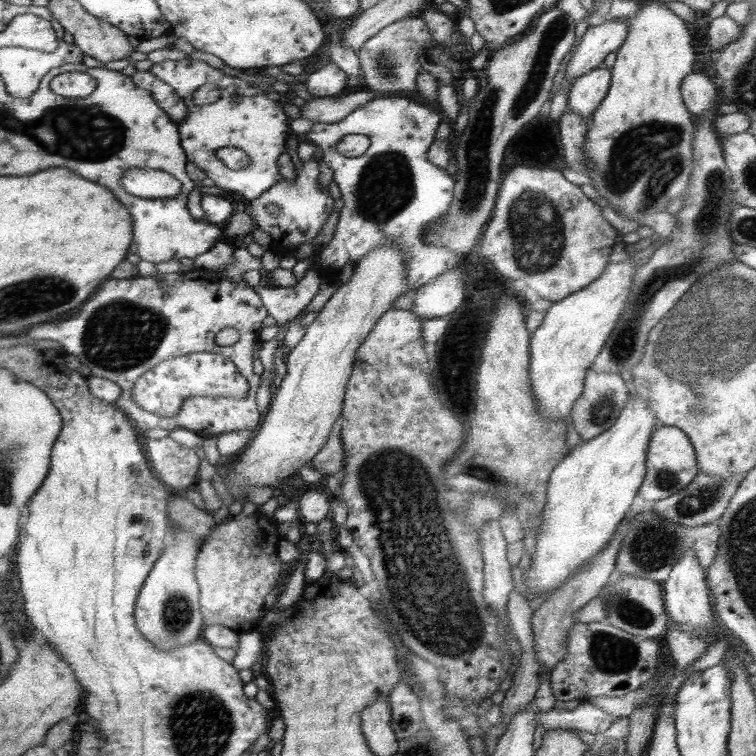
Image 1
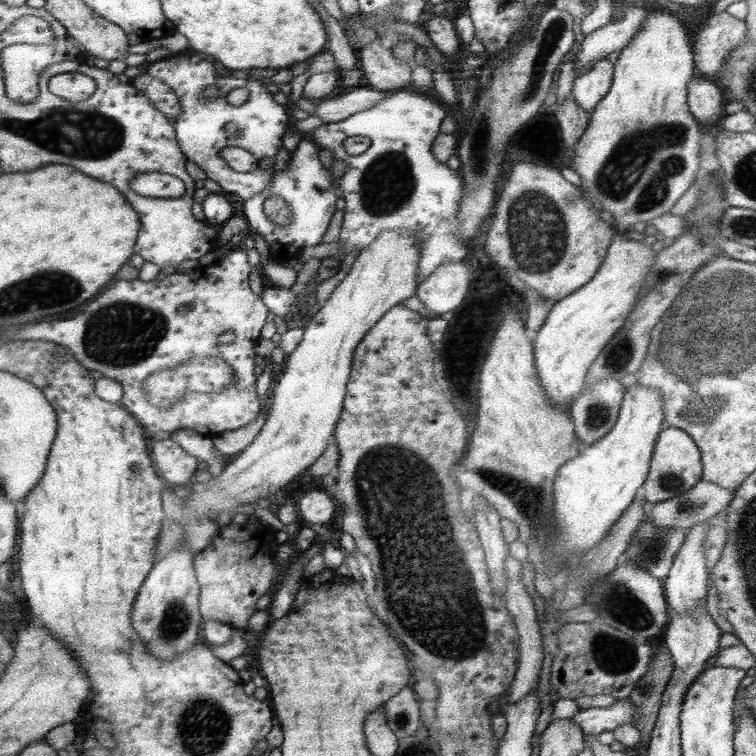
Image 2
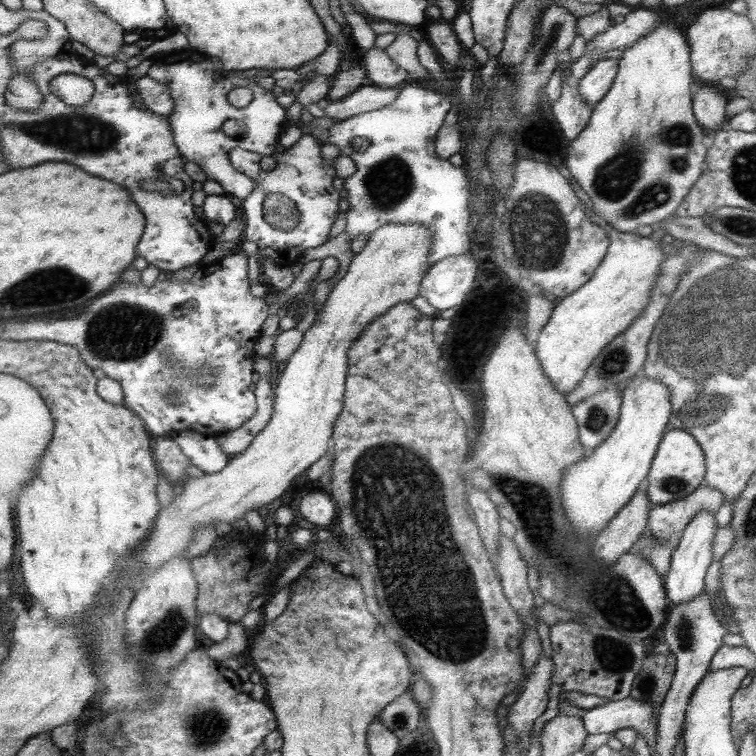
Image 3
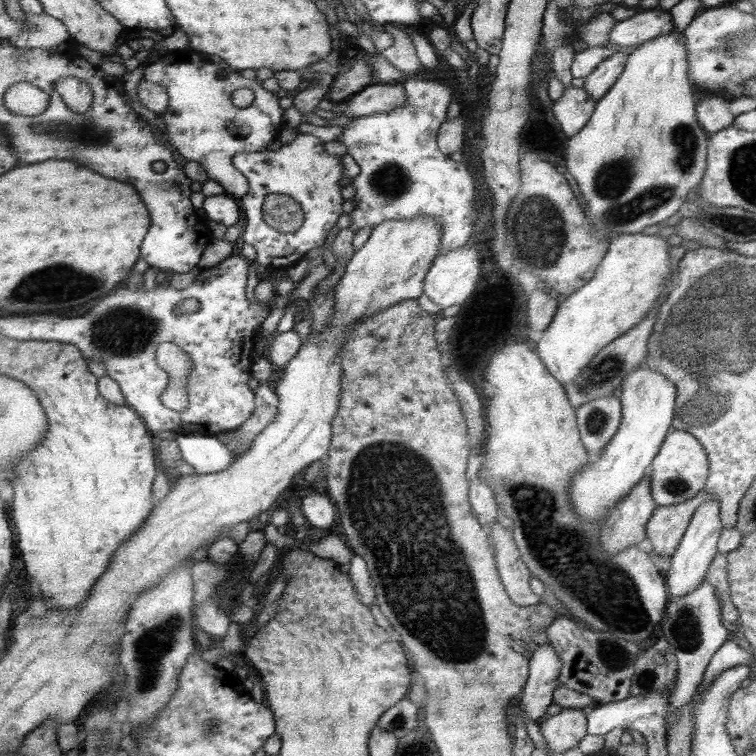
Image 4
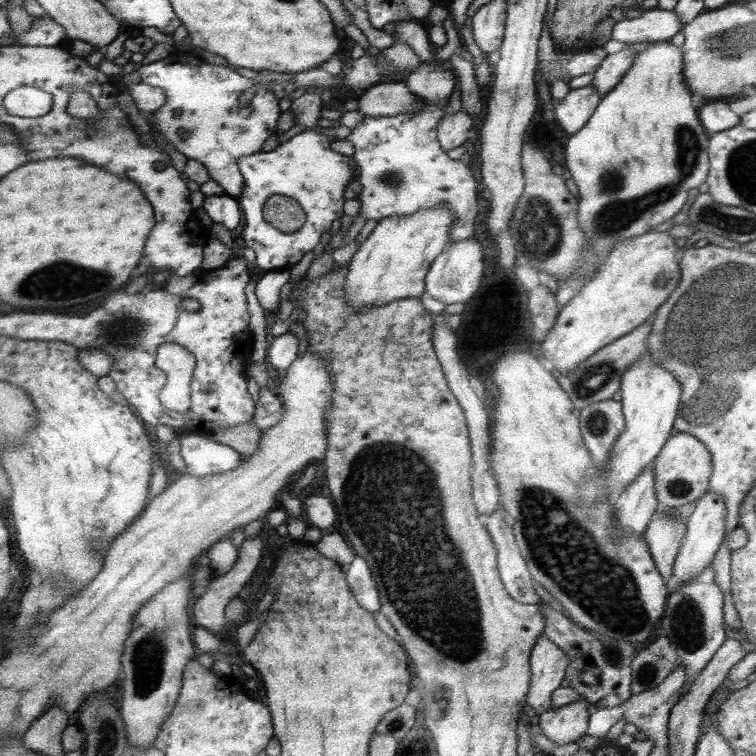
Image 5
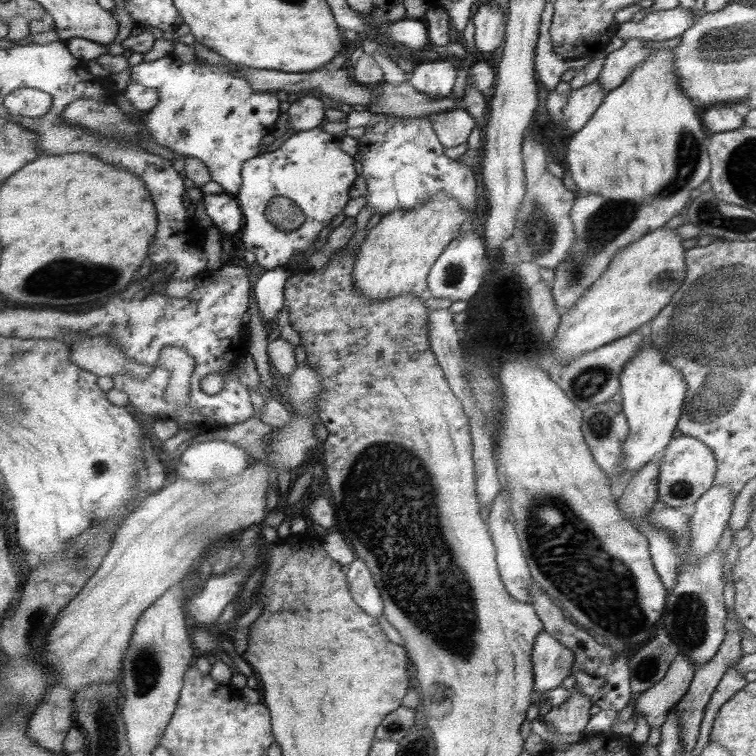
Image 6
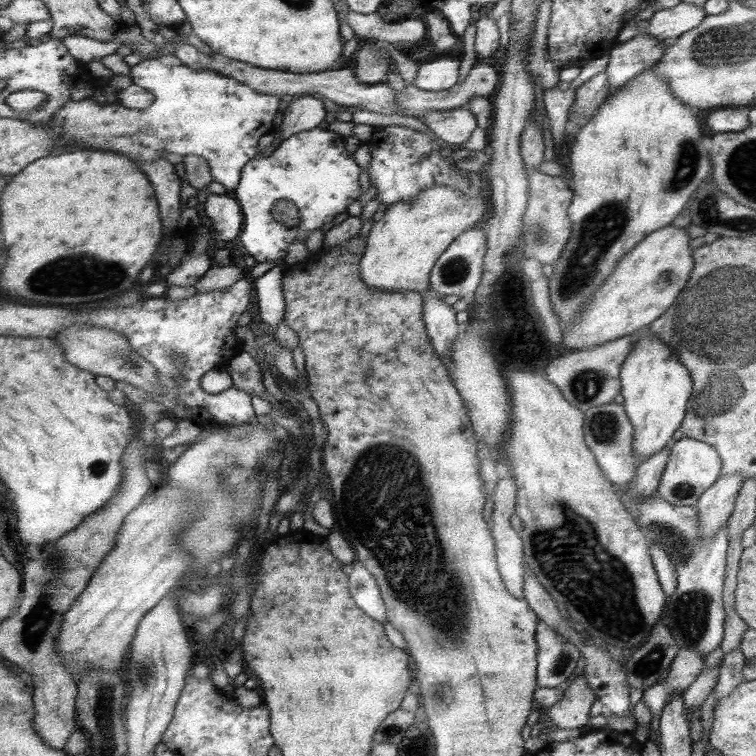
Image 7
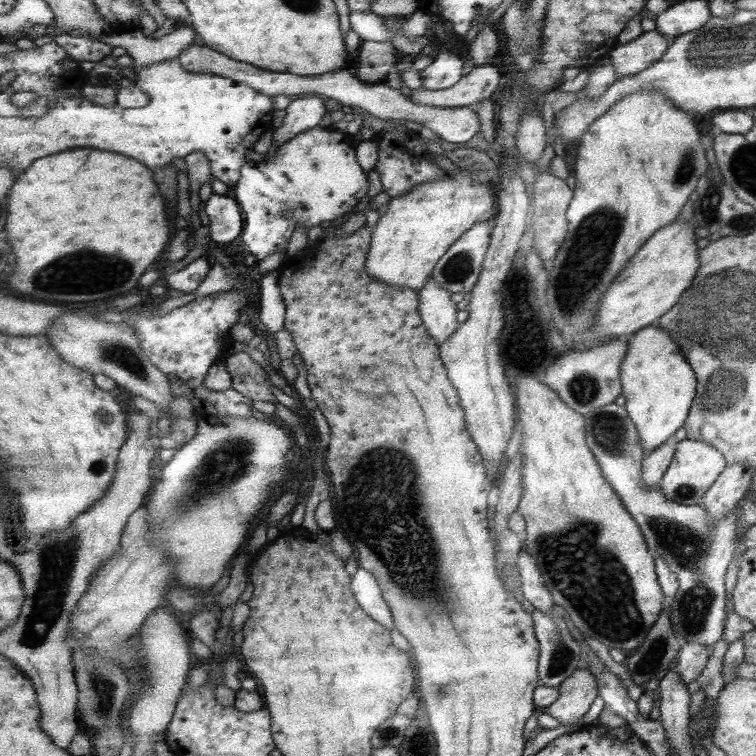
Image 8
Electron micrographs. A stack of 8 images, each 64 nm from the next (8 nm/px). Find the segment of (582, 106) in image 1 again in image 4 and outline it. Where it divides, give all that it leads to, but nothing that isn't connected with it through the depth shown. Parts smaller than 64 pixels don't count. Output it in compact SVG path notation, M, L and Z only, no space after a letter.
M619 48L619 51L604 60L595 72L585 78L583 88L596 102L599 102L609 92L609 89L616 84L617 79L624 73L629 55Z

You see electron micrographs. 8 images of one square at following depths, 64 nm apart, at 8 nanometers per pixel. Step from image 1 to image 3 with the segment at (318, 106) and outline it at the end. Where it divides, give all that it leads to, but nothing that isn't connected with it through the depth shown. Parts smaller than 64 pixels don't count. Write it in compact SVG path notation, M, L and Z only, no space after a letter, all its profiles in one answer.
M375 84L363 85L341 100L328 100L323 110L325 116L342 121L393 104L398 99L400 89L400 87L380 87Z

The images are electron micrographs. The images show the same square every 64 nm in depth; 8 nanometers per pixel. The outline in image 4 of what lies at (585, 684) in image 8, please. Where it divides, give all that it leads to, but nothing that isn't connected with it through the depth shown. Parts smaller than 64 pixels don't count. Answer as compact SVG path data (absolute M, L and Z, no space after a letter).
M577 707L562 708L556 716L551 716L542 721L540 724L540 733L545 738L550 755L563 753L573 747L579 748L579 744L583 740L582 738L585 738L588 734L588 720L585 714L587 711L587 709Z

